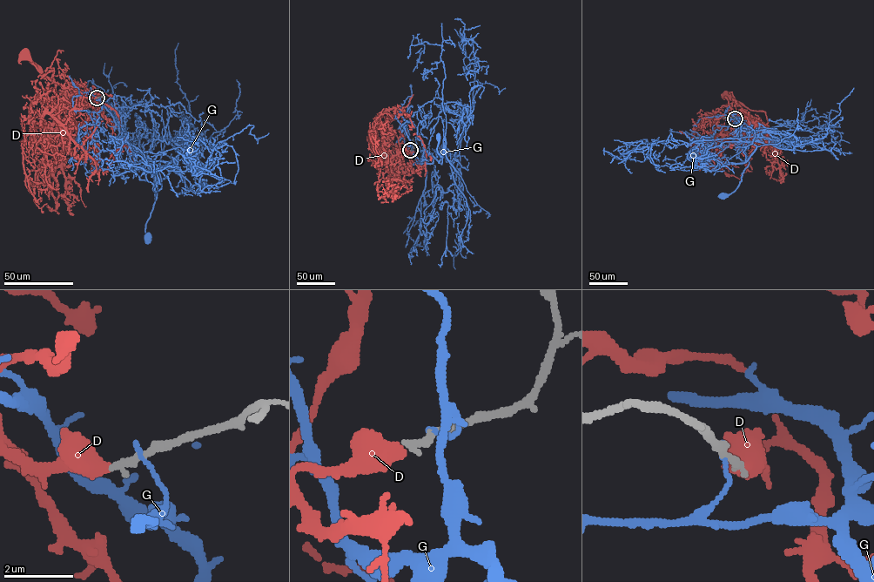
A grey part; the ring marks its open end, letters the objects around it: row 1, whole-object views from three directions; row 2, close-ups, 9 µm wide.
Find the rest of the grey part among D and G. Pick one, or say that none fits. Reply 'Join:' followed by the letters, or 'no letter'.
Join: D

